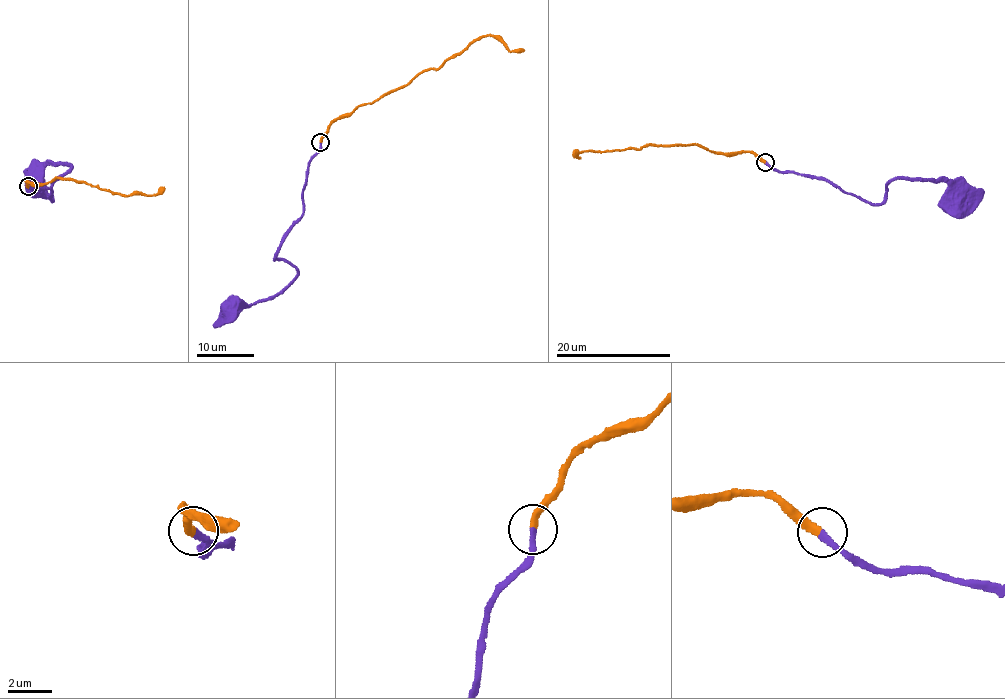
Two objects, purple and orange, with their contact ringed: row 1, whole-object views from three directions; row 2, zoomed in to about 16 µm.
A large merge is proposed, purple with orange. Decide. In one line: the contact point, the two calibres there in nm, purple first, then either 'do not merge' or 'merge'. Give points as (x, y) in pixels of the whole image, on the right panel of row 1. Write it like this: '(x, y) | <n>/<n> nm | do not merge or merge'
(765, 162) | 280/360 nm | merge

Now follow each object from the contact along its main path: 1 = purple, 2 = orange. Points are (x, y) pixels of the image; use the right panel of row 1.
1: (765, 162), (826, 178), (872, 203), (883, 201), (891, 179), (916, 177), (940, 179), (957, 209), (955, 201)
2: (765, 162), (748, 152), (718, 154), (696, 144), (574, 152), (578, 158), (573, 151)

